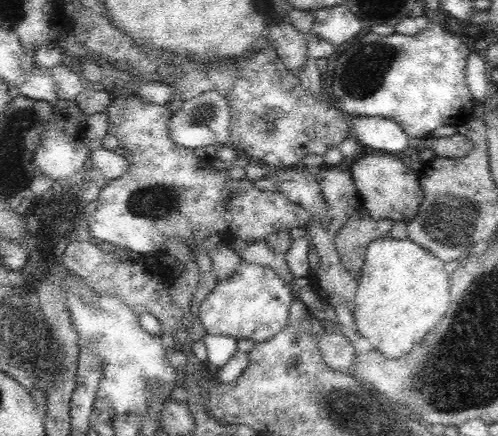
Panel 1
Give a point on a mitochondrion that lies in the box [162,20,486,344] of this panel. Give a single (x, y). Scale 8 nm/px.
(450, 221)

